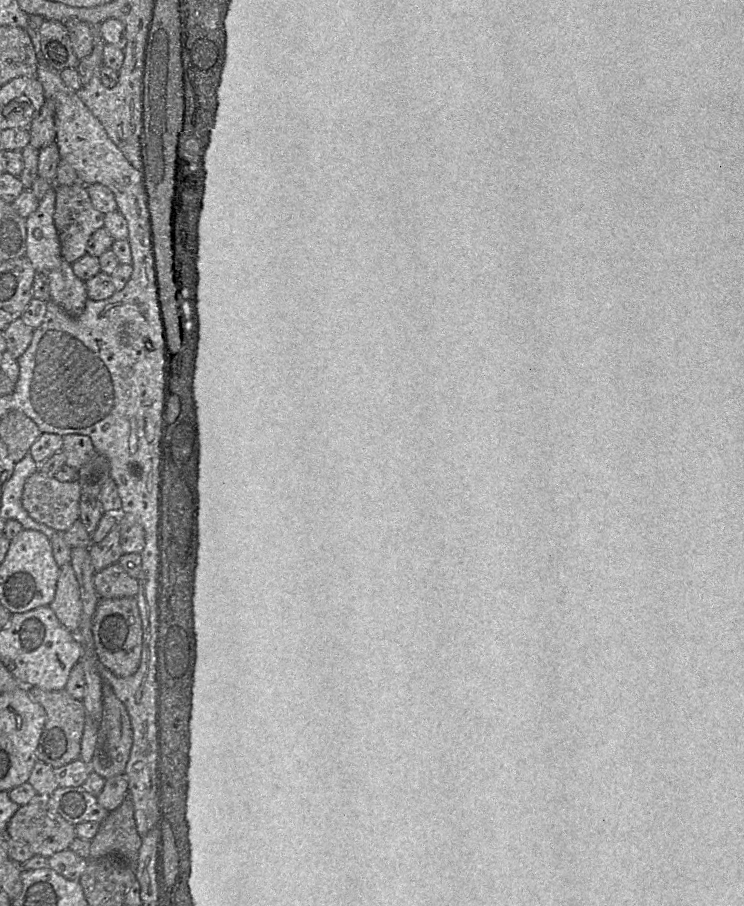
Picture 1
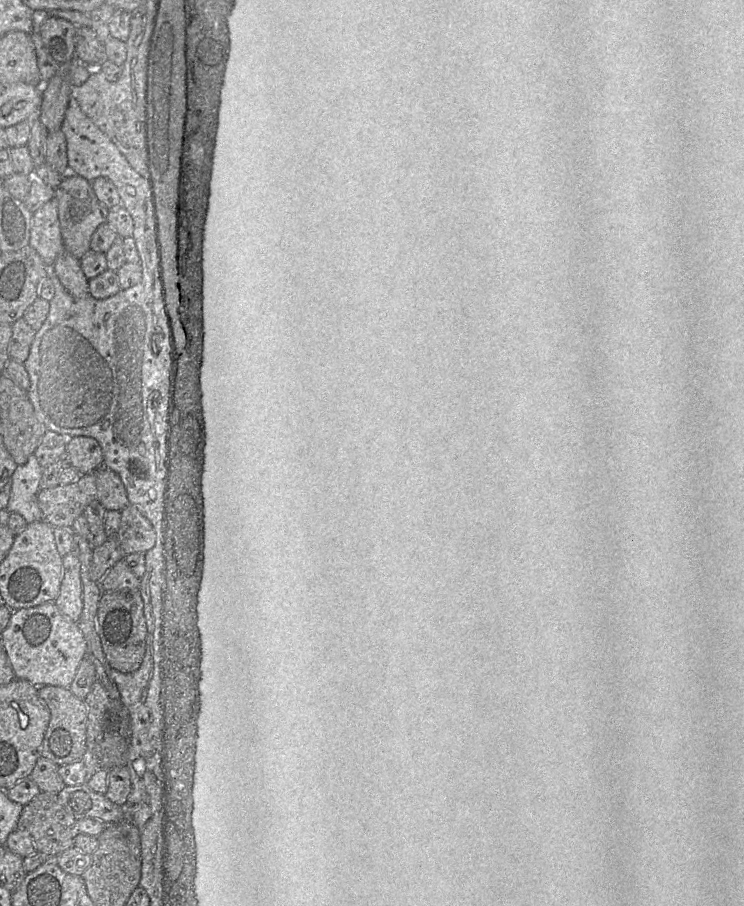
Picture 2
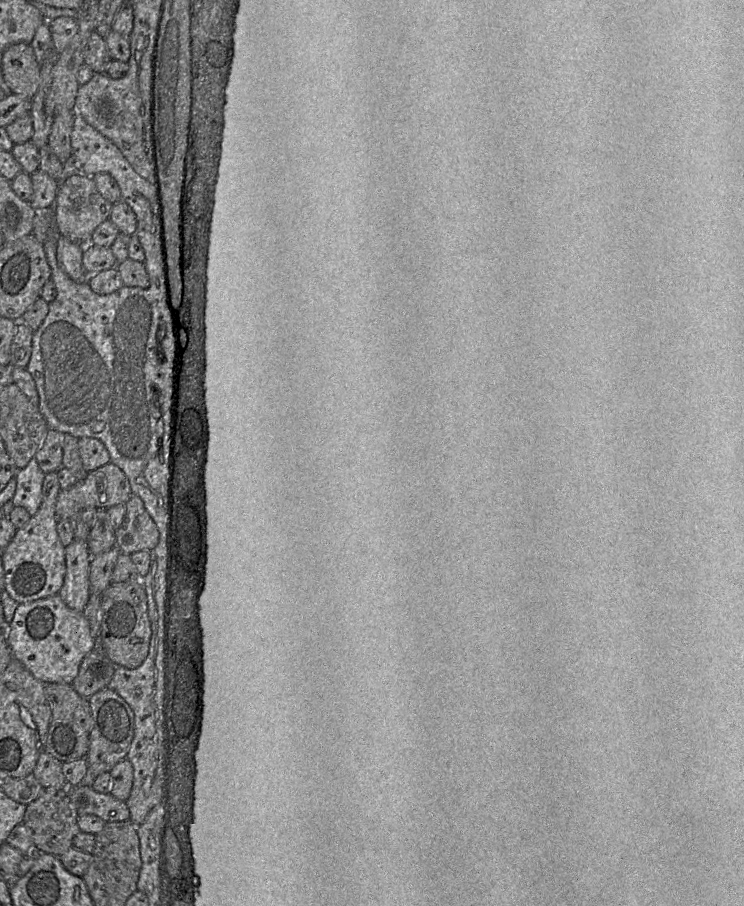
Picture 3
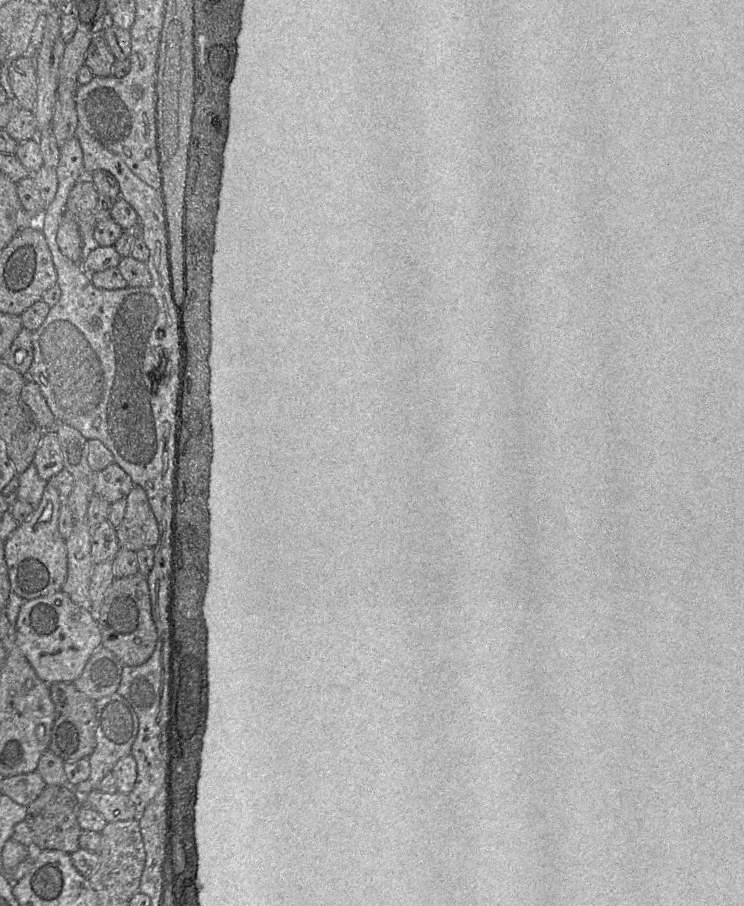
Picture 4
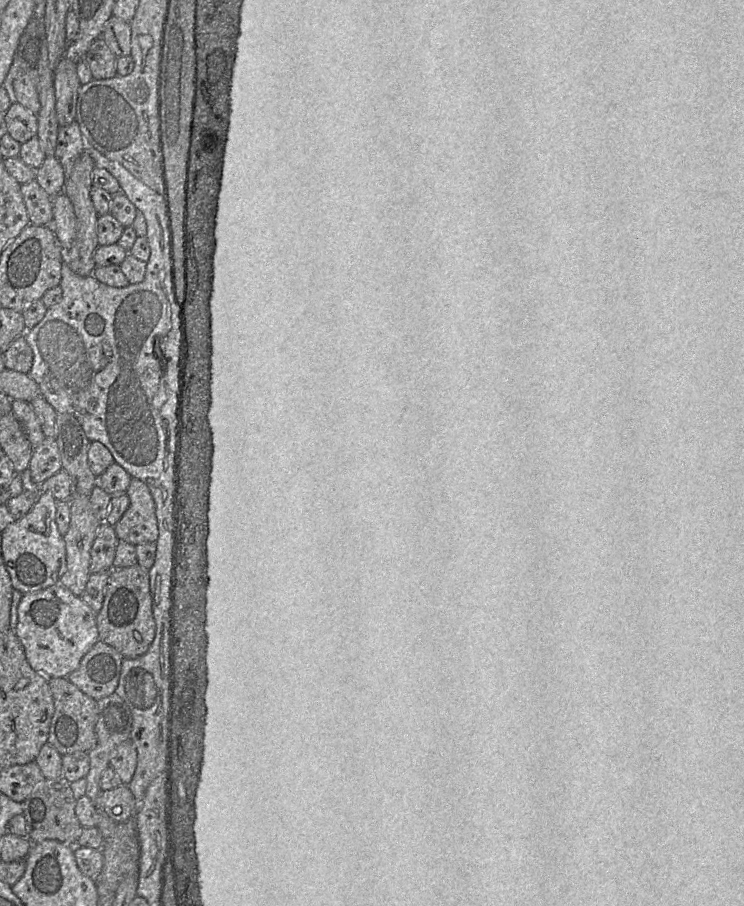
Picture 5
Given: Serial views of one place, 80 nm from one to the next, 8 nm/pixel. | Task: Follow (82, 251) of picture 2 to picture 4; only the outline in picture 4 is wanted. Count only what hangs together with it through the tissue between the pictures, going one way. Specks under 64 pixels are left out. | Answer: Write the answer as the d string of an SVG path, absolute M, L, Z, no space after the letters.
M89 174L83 175L69 192L66 211L76 221L96 226L100 221L111 218L114 200L101 194Z

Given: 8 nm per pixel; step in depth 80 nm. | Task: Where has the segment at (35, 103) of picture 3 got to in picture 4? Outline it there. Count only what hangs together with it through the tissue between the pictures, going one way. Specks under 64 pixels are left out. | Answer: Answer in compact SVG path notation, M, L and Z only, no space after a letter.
M44 5L46 26L41 45L35 54L37 98L32 110L38 132L51 127L57 100L59 66L66 45L60 34L63 8L65 7Z

